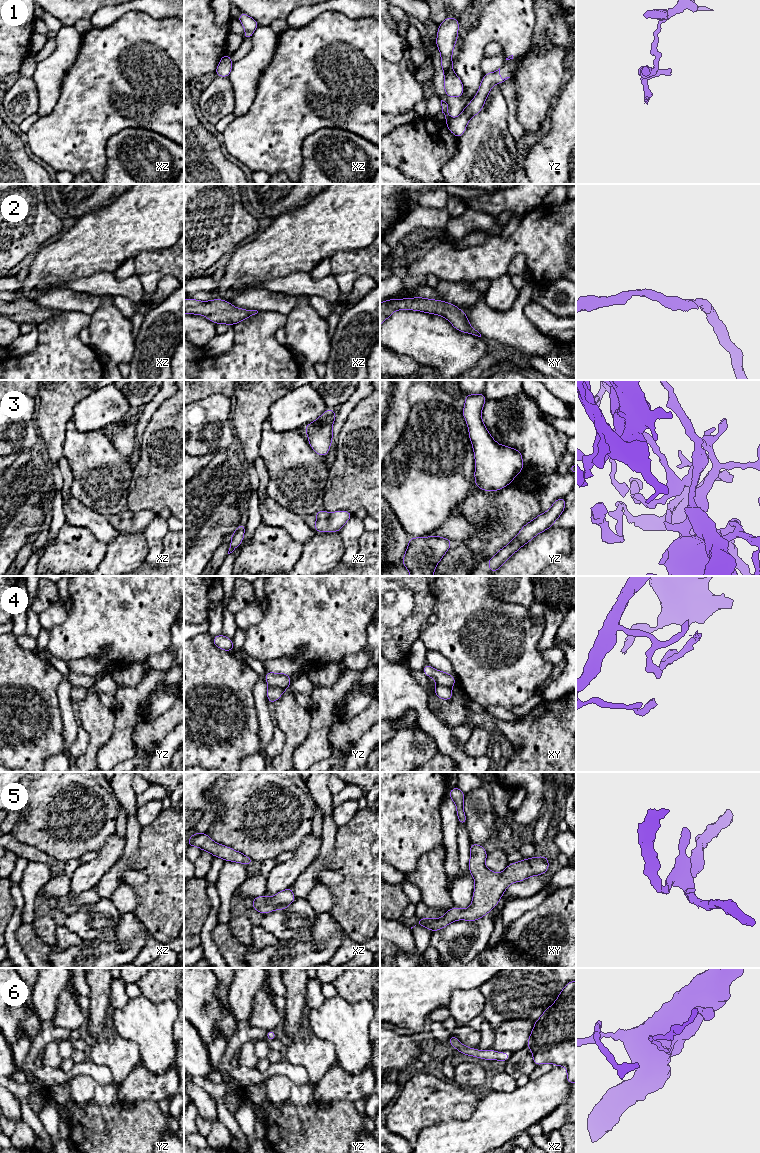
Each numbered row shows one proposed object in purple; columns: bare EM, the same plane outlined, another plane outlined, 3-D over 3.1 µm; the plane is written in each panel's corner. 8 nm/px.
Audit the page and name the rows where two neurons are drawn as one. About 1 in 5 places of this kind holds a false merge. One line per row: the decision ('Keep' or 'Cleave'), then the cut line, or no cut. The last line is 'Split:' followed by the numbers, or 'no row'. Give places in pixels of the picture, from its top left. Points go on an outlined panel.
1: Cleave. Split along yz (451, 118), (446, 121)
2: Keep. No split
3: Keep. No split
4: Cleave. Split along yz (269, 685), (281, 687), (284, 690)
5: Keep. No split
6: Keep. No split
Split: 1, 4

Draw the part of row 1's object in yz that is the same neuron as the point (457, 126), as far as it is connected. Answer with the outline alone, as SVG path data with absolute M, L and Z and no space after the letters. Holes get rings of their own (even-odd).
M500 68L495 72L484 74L478 92L472 101L464 108L458 117L453 118L450 121L446 121L449 131L460 139L466 130L469 120L473 116L477 115L484 107L484 103L492 86L500 84L508 78L510 77L506 77L504 79L500 77Z

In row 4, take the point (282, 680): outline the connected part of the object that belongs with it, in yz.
M266 671L266 683L269 686L280 687L284 690L288 689L292 679L286 673L272 673Z

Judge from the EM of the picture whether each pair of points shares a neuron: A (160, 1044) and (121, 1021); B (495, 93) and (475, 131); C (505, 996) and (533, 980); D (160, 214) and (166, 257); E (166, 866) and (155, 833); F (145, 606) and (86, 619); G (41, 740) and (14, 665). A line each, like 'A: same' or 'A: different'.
A: same
B: same
C: same
D: different
E: same
F: same
G: same

